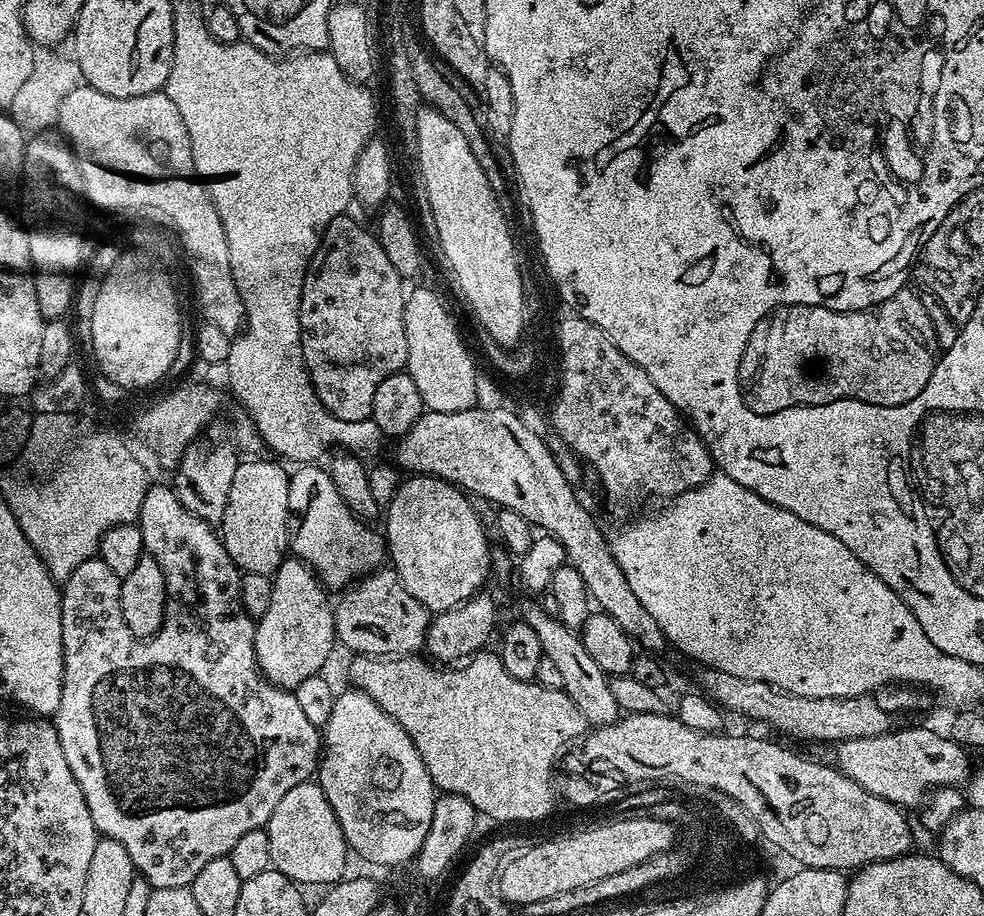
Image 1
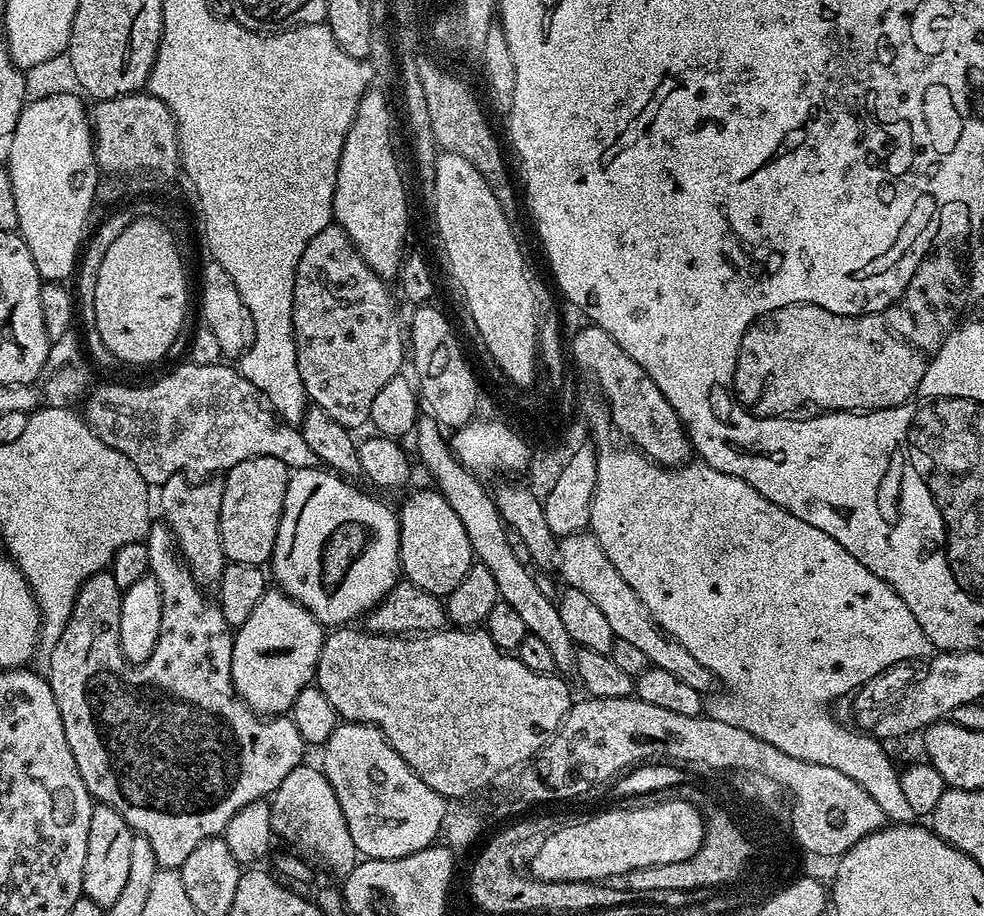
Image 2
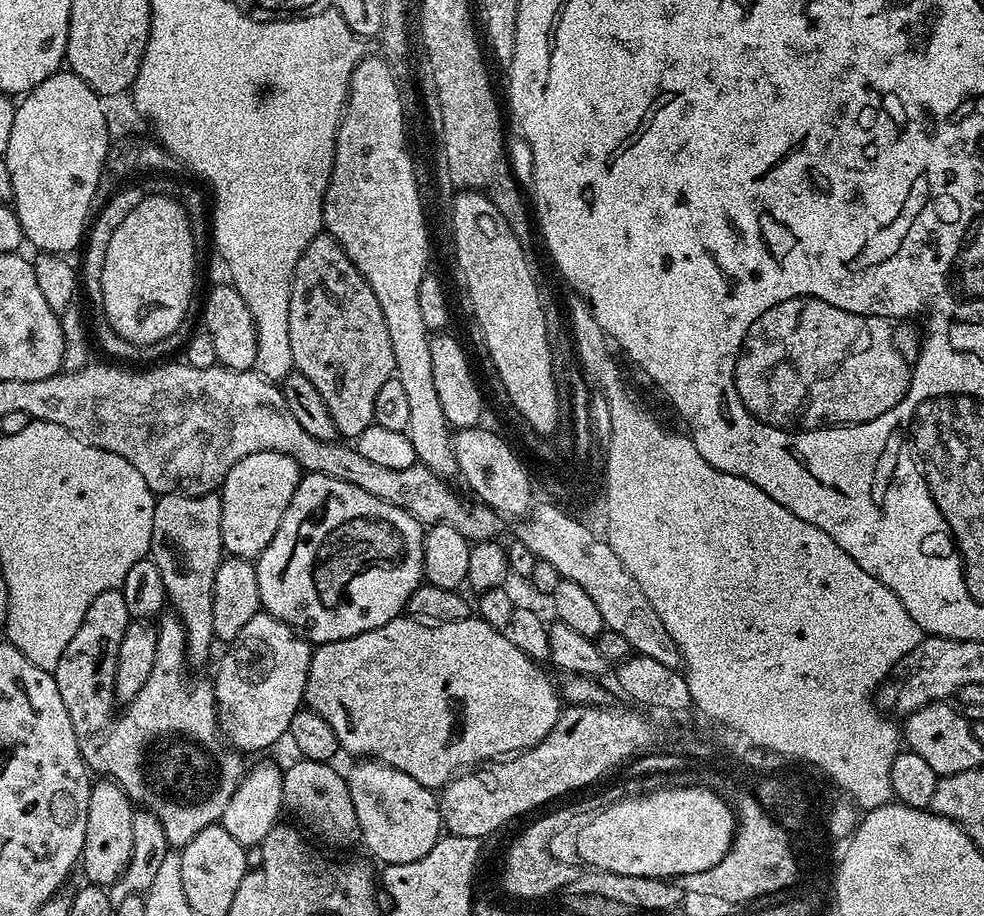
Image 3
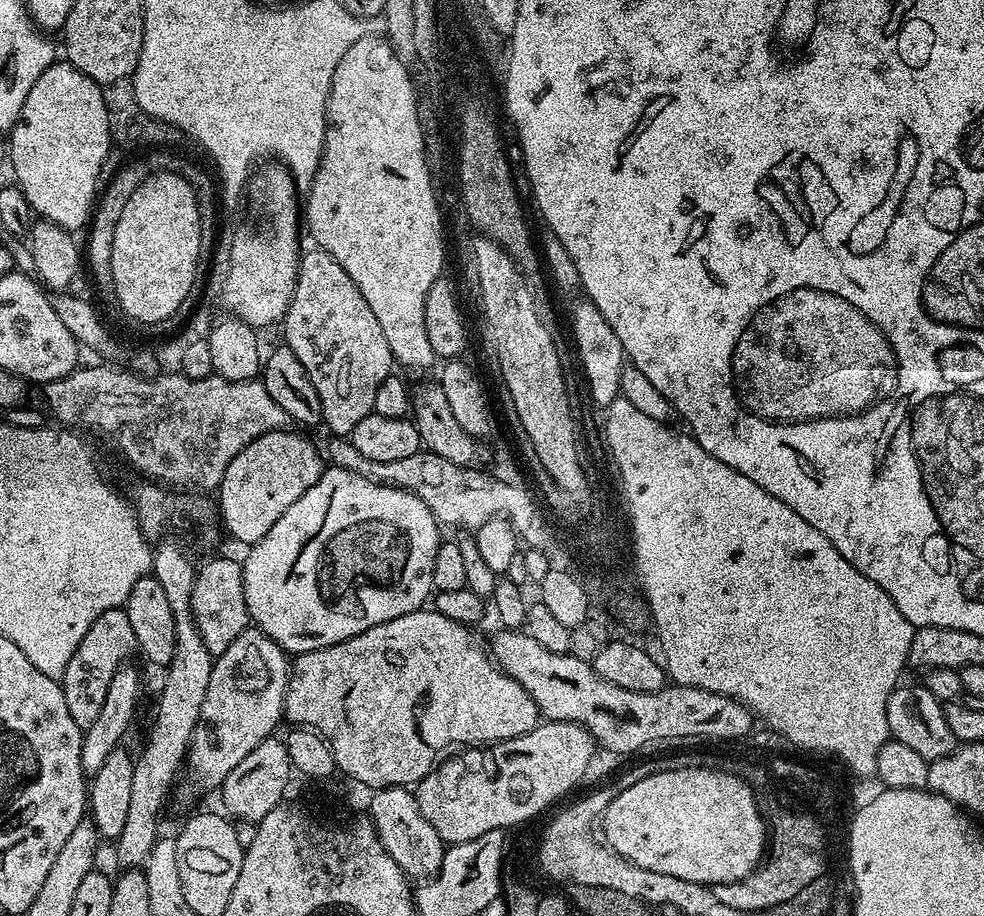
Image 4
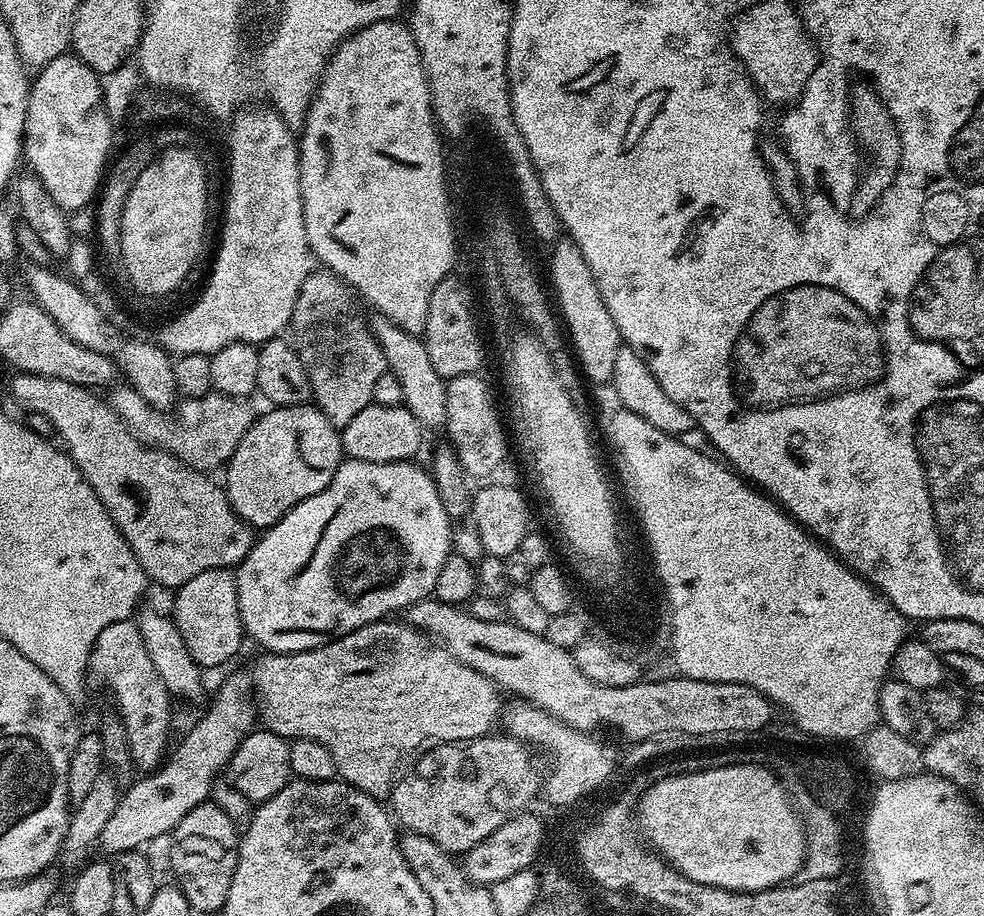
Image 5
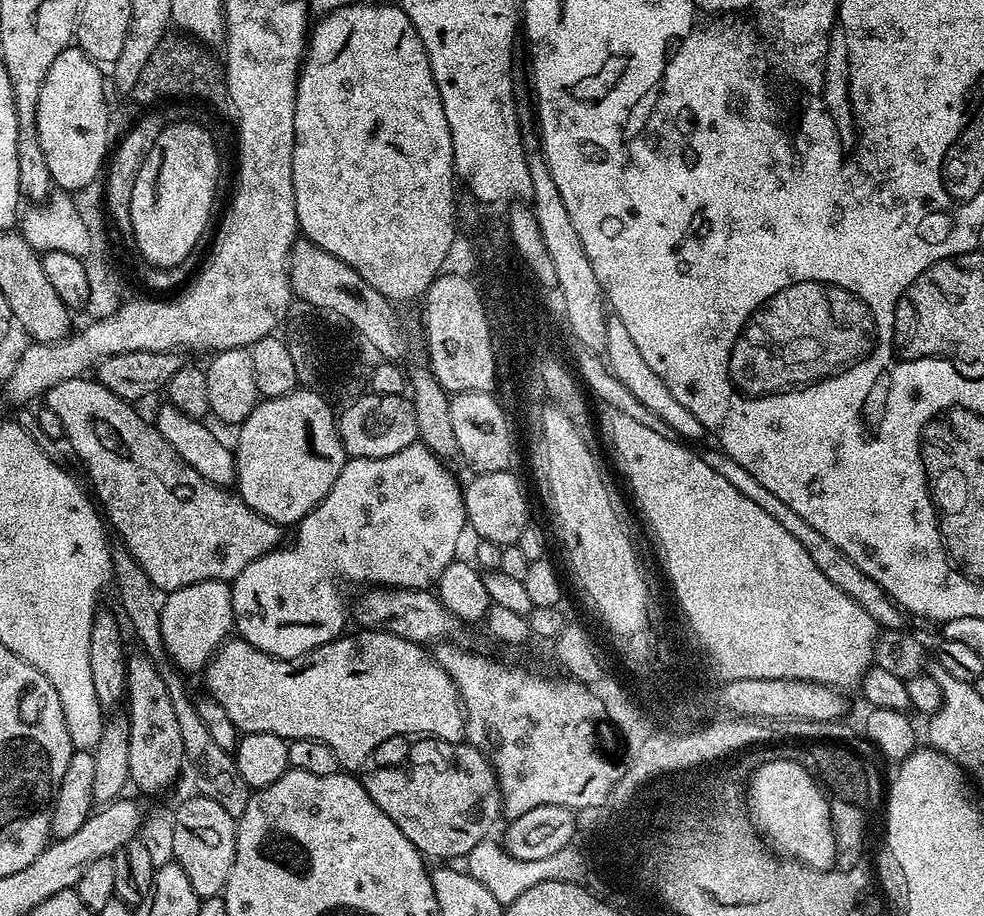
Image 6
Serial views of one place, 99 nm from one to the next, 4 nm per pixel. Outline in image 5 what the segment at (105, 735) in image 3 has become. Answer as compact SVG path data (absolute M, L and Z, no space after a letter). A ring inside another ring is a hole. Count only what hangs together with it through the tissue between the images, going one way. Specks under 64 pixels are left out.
M135 619L110 622L110 626L98 634L88 659L88 670L93 677L98 676L102 683L108 684L116 699L115 707L124 719L133 765L144 774L161 767L170 748L168 735L172 732L174 700L166 690L166 682L158 678L158 670L154 670L146 655L146 646L142 643L142 634Z

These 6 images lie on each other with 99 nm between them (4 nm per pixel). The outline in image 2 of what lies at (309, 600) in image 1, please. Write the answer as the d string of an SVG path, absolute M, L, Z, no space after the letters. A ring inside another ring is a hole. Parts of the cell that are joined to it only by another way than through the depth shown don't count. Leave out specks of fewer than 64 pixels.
M269 587L262 594L258 606L254 606L254 614L235 629L232 637L232 684L236 687L237 696L261 717L275 718L287 713L300 691L313 683L325 635L325 625L316 621L310 610L290 599L279 587Z

